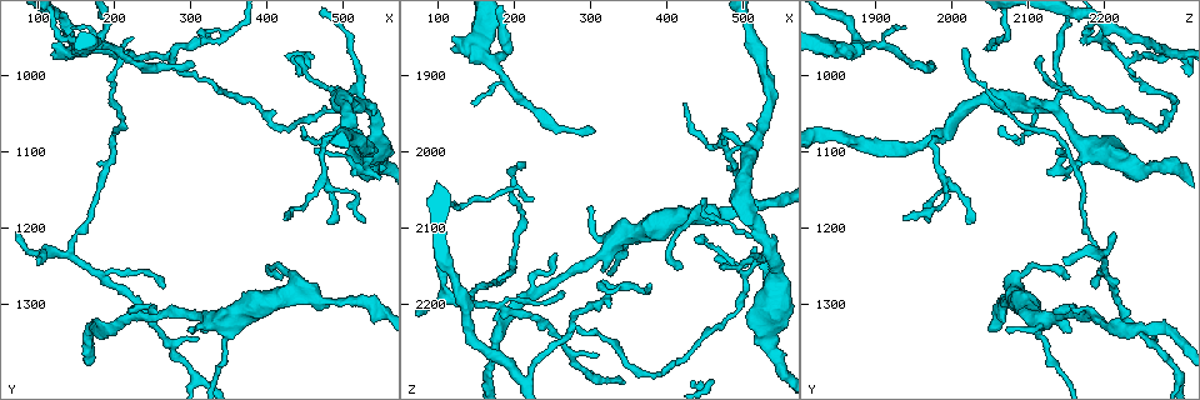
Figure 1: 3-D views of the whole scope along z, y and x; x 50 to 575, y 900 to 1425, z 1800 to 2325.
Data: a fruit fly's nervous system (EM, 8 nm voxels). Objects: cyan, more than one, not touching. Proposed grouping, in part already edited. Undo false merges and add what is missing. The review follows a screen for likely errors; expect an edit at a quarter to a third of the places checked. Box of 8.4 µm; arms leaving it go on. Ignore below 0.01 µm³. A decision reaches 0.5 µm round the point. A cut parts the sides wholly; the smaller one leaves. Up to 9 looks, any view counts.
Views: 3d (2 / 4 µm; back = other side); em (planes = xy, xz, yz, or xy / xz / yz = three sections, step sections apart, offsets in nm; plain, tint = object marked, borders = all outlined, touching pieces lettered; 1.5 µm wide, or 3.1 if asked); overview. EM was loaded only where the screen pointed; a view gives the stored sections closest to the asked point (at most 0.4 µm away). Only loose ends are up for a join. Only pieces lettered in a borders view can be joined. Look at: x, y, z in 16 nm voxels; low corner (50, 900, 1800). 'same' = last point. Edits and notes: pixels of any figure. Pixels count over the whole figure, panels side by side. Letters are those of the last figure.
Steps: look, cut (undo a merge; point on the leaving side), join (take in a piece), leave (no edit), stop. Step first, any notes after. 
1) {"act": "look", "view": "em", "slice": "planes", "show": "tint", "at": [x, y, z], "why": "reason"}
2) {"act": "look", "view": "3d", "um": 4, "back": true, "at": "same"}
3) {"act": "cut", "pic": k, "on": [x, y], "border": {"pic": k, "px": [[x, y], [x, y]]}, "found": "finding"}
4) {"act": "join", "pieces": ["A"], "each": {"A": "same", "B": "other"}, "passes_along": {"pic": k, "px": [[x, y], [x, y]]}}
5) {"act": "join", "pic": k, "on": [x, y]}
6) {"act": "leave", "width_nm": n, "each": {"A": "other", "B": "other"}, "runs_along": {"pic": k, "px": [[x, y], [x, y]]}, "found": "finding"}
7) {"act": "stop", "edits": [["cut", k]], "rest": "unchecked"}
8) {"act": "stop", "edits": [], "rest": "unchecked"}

{"act": "look", "view": "em", "slice": "planes", "show": "borders", "at": [120, 955, 1850], "why": "free end"}

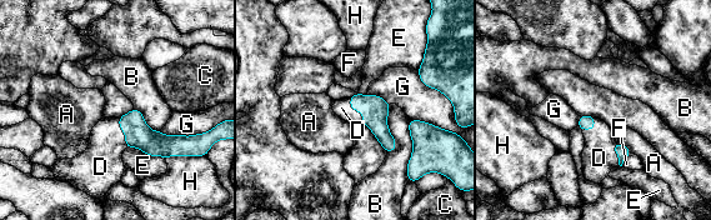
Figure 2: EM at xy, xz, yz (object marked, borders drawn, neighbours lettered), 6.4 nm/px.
{"act": "join", "pieces": ["D"], "each": {"A": "other", "B": "other", "C": "other", "D": "same", "E": "other", "F": "other", "G": "other", "H": "other"}, "passes_along": {"pic": 2, "px": [[375, 110], [356, 110], [341, 108]]}, "found": "it goes on there"}

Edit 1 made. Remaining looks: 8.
{"act": "look", "view": "3d", "um": 2, "at": [100, 1245, 2145], "why": "thin end"}

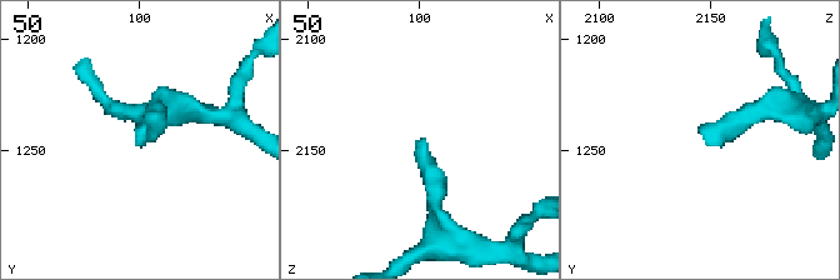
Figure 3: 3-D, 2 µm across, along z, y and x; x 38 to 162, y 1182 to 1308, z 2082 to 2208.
{"act": "look", "view": "em", "slice": "planes", "show": "borders", "at": [100, 1246, 2147], "why": "now the EM"}

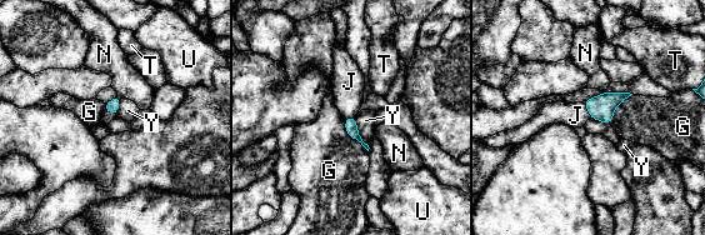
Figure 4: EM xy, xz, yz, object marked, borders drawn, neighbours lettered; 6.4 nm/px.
{"act": "join", "pieces": ["J"], "width_nm": 80, "each": {"G": "other", "J": "same", "N": "other", "T": "other", "U": "other", "Y": "other"}, "found": "it goes on there"}

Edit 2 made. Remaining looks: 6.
{"act": "look", "view": "3d", "um": 4, "at": [300, 1335, 2075]}

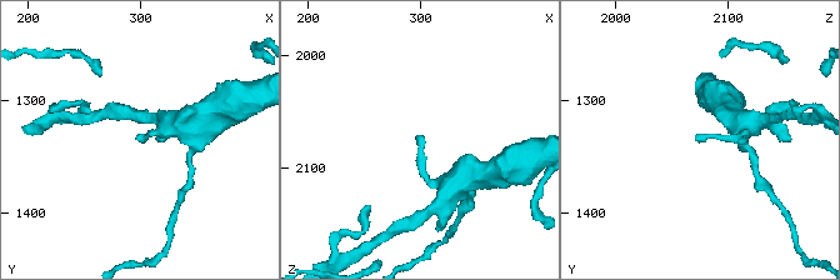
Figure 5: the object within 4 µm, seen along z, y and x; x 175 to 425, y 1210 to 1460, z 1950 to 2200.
{"act": "look", "view": "em", "slice": "planes", "show": "borders", "at": [298, 1330, 2074], "why": "now the EM"}

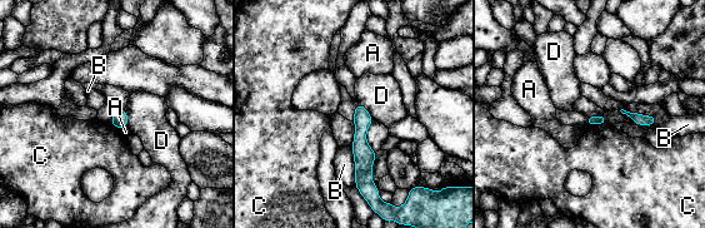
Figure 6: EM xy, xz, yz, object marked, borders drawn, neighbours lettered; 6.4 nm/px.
{"act": "leave", "each": {"A": "other", "B": "other", "C": "other", "D": "other"}, "found": "no lettered piece goes on from it"}

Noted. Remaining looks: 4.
{"act": "look", "view": "3d", "um": 2, "at": [420, 1265, 2150], "why": "tapers out"}

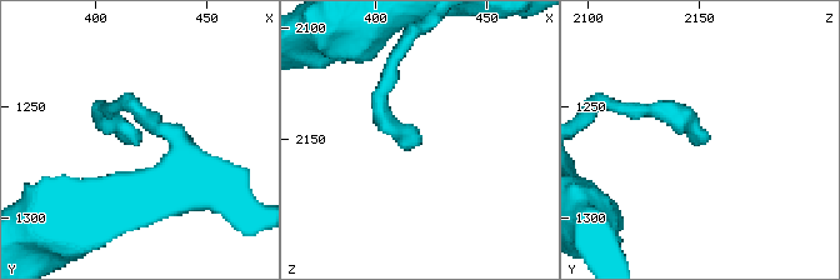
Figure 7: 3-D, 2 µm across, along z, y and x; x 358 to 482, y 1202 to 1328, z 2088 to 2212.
{"act": "look", "view": "em", "slice": "planes", "show": "borders", "at": [420, 1265, 2153]}

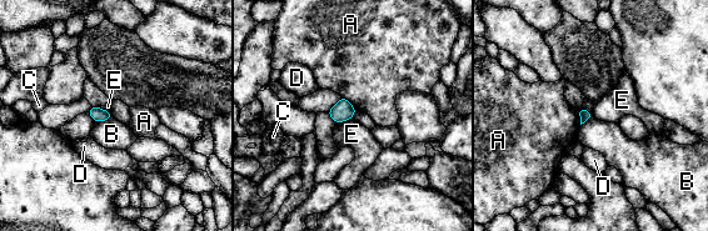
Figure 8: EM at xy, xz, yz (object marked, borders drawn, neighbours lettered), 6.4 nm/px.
{"act": "leave", "each": {"A": "other", "B": "other", "C": "other", "D": "other", "E": "other"}, "border": {"pic": 8, "px": [[111, 116], [95, 122]]}, "found": "no lettered piece goes on from it"}

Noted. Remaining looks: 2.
{"act": "stop", "edits": [["join", 2], ["join", 4]], "rest": "unchecked"}

